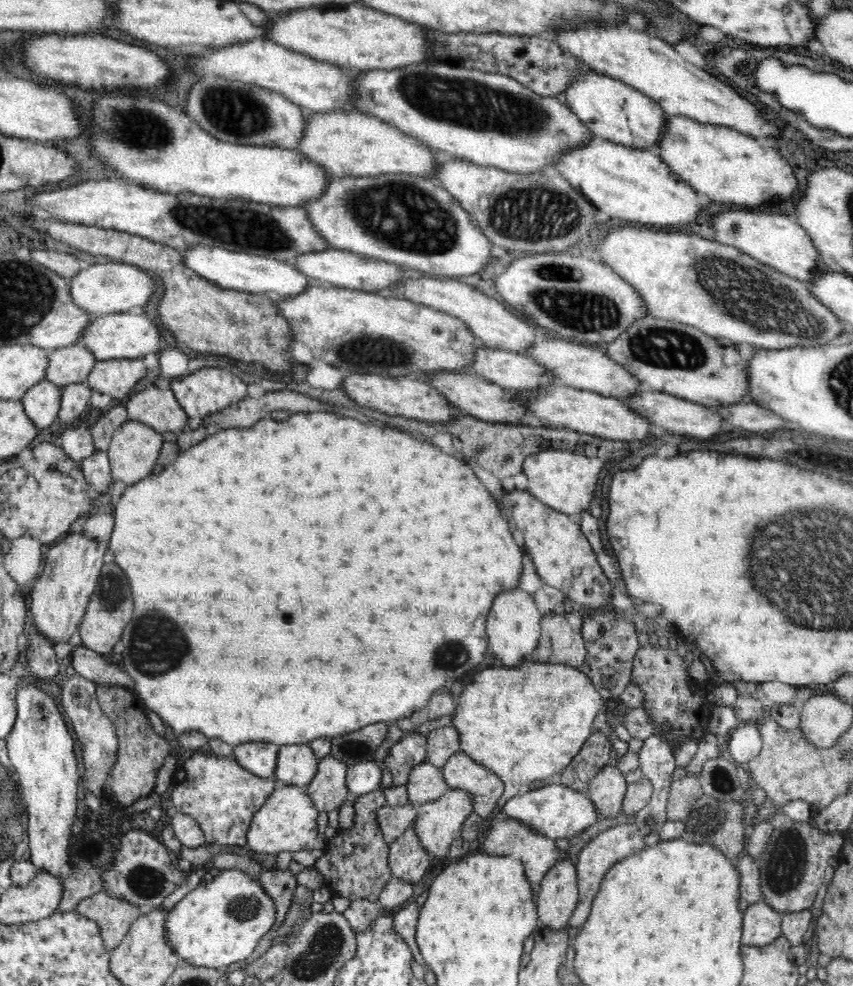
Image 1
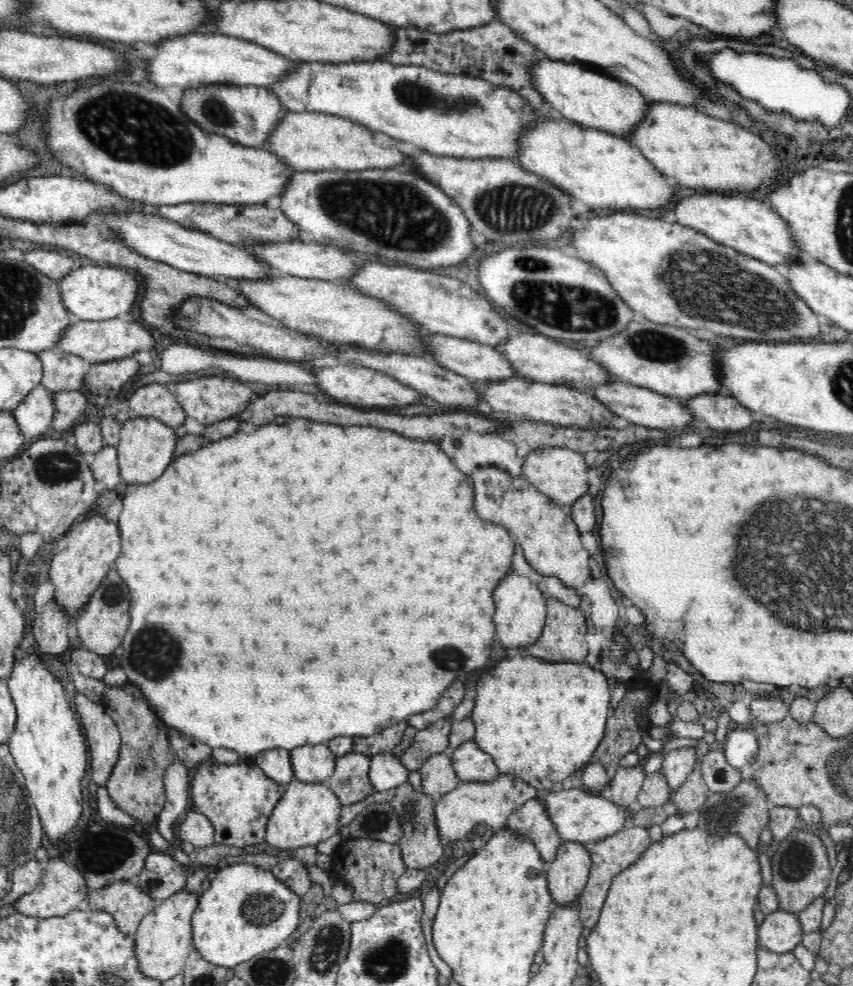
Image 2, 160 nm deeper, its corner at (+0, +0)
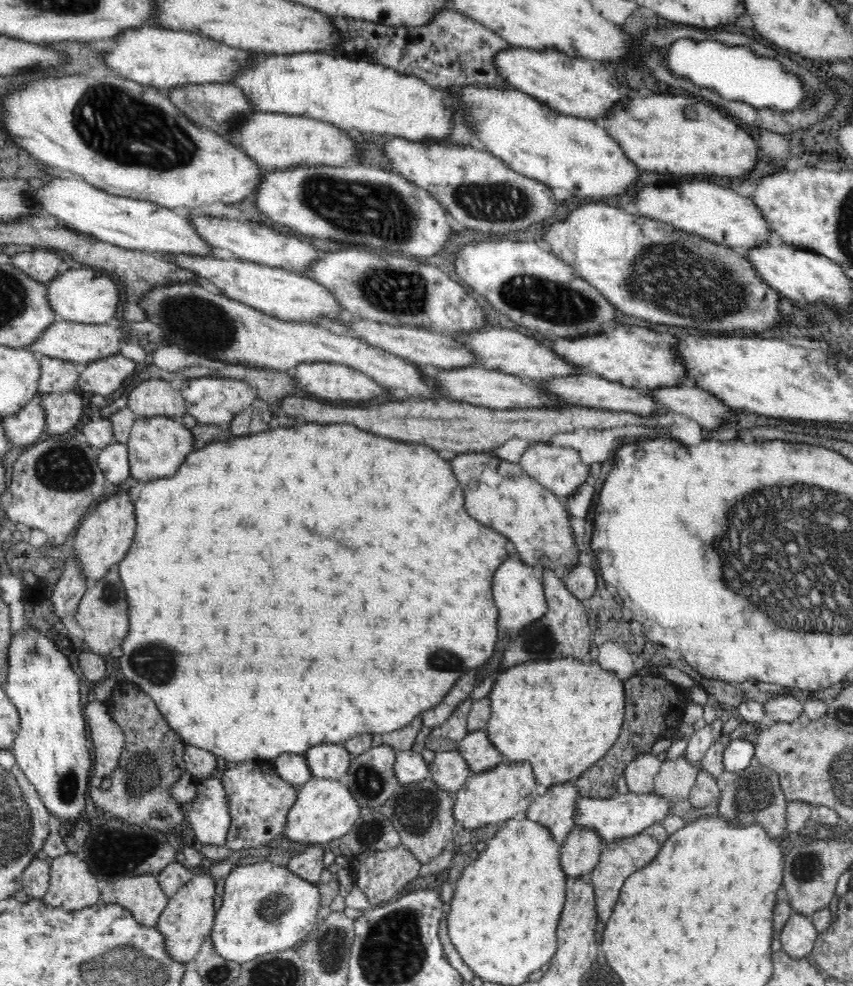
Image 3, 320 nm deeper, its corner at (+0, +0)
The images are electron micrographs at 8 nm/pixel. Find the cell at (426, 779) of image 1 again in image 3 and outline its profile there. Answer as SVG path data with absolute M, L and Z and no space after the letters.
M457 750L437 752L429 768L432 781L451 794L462 788L472 774L466 759Z

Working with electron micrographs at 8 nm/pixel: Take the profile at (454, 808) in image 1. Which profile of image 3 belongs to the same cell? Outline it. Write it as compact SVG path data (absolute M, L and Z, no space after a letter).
M504 760L493 769L473 773L468 777L466 784L452 794L454 804L451 814L454 820L462 822L463 828L469 832L485 824L496 824L524 817L526 808L540 792L540 784L534 778L530 763L510 763Z

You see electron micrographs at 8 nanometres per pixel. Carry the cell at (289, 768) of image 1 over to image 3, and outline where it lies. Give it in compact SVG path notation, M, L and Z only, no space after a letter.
M322 743L304 752L306 763L310 767L313 778L336 779L344 777L350 760L353 760L350 751L341 744Z

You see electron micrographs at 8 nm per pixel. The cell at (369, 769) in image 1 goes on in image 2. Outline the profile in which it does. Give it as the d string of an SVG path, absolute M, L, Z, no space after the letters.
M392 751L372 755L370 768L368 768L368 779L376 791L385 791L398 788L400 784L408 781L410 771L404 768L400 757Z

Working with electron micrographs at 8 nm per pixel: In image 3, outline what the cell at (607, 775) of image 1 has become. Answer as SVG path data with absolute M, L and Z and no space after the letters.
M652 753L638 755L630 762L623 772L629 792L636 794L652 793L654 778L662 763Z

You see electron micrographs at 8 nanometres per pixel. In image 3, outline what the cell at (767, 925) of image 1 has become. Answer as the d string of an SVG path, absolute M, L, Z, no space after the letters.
M794 912L776 934L776 948L794 958L806 957L811 954L819 935L810 917Z

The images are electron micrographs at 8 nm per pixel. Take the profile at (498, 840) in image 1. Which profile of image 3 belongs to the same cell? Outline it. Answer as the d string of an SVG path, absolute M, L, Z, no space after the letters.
M562 783L544 788L526 808L524 818L546 827L555 843L561 845L574 826L574 806L578 795L576 784Z

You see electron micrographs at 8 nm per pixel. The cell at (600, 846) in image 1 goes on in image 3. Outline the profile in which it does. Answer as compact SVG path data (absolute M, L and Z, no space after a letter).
M646 832L603 843L598 864L586 877L590 887L594 887L594 908L595 914L598 915L598 921L607 922L612 910L614 910L614 904L618 902L618 894L624 880L632 872L636 872L644 865L650 864L650 861L654 860L654 856L658 854L660 848L661 846L657 840L650 837Z

